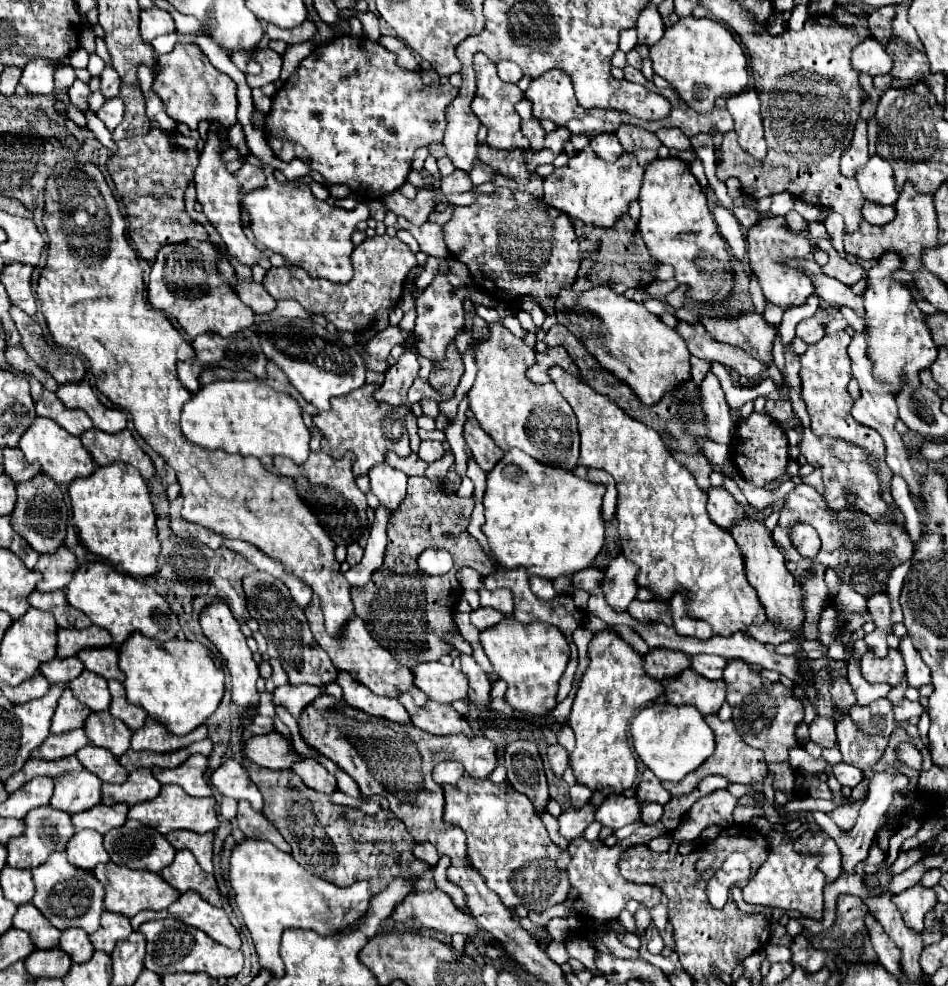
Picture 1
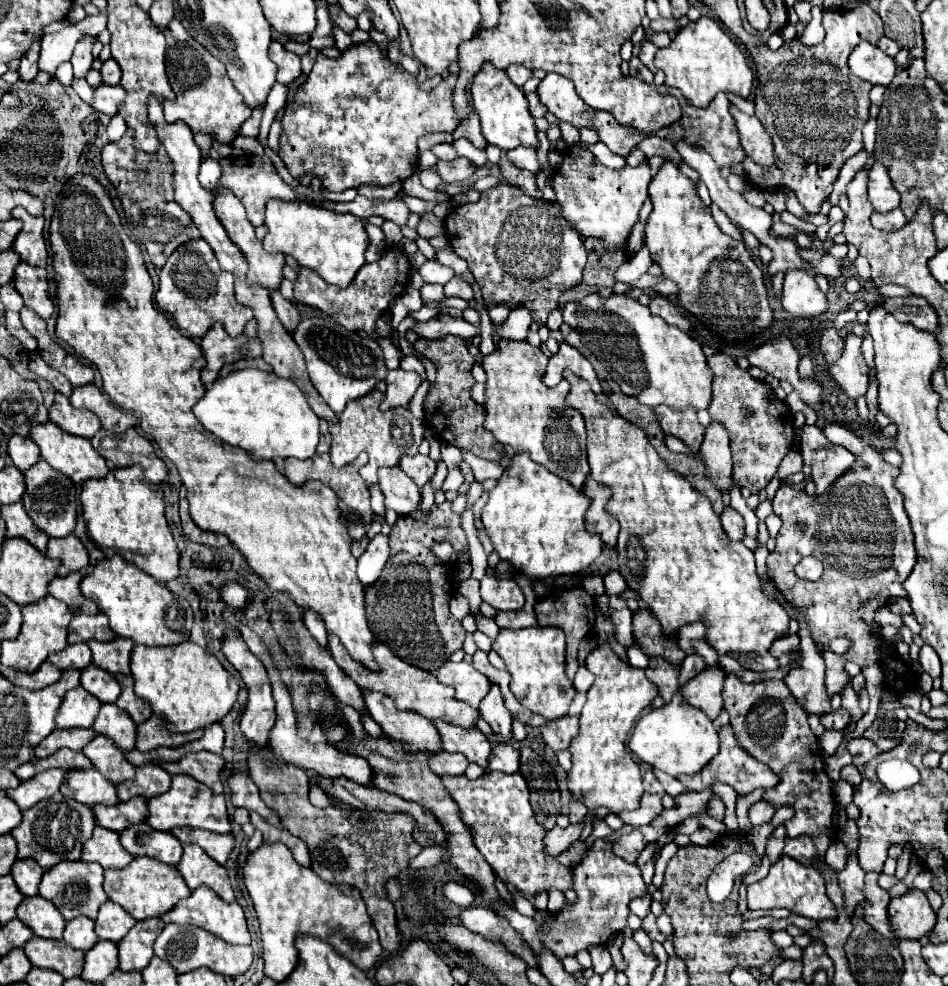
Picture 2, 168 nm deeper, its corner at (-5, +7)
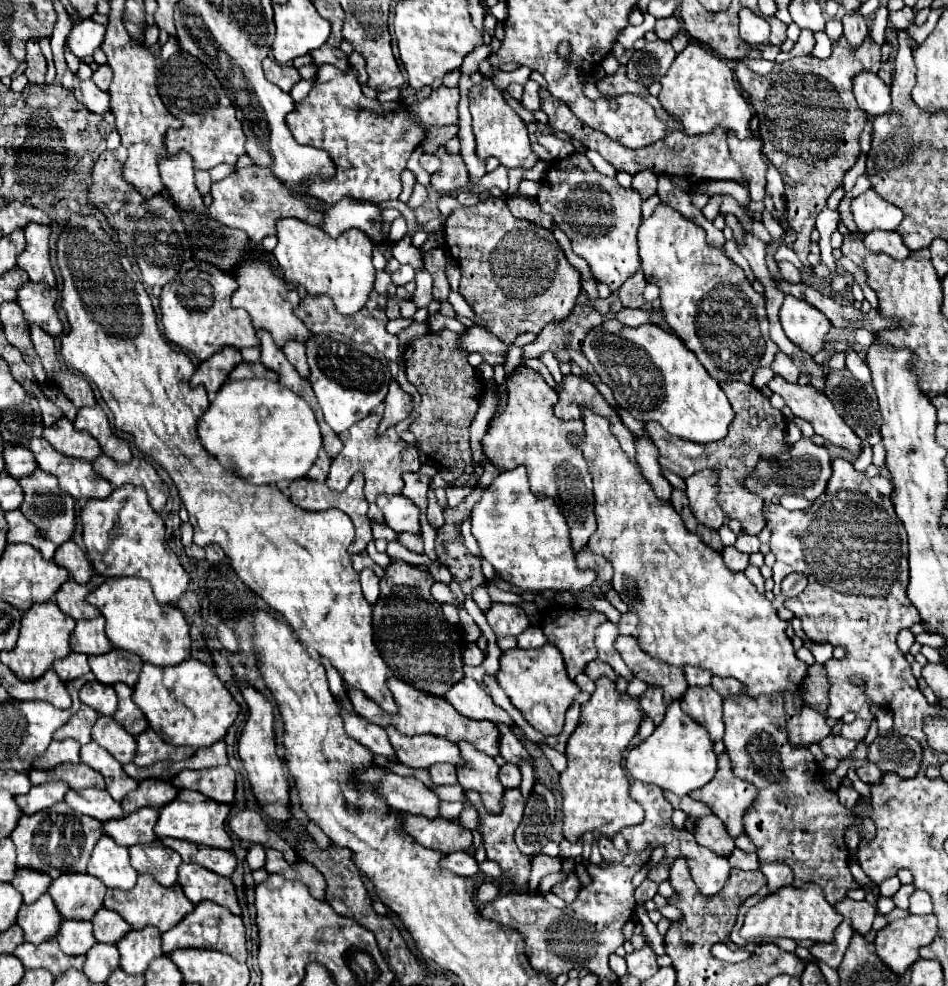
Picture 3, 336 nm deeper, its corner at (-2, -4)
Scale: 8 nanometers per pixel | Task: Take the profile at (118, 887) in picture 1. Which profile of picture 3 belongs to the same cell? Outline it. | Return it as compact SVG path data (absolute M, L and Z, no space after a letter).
M139 875L137 885L131 891L111 891L111 889L107 889L103 905L113 909L113 911L117 911L119 915L123 915L123 919L133 929L141 929L141 927L153 925L161 933L165 933L167 929L175 927L187 913L191 913L195 909L195 905L191 905L189 899L185 897L185 893L183 893L179 883L175 883L171 887L163 887L163 885L155 883L155 879L151 879L151 875Z

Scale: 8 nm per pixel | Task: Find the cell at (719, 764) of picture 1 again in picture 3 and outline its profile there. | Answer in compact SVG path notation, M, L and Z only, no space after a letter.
M727 753L719 757L719 767L711 783L701 787L699 791L691 791L691 797L711 807L711 813L723 821L727 833L733 839L743 833L743 815L747 807L755 801L755 795L757 789L751 783L731 773Z

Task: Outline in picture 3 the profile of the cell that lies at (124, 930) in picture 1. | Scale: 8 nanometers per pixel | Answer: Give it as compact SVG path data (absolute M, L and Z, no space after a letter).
M101 907L95 917L93 917L93 929L95 929L95 939L101 943L117 943L131 931L131 925L115 911Z

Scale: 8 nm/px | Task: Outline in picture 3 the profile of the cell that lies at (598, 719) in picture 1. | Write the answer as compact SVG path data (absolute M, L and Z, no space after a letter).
M607 677L597 679L591 701L581 707L581 723L567 741L569 765L561 773L563 837L567 841L575 843L587 831L599 831L603 837L613 839L623 827L643 823L643 809L629 797L629 779L623 769L625 751L643 717L635 699L619 693Z

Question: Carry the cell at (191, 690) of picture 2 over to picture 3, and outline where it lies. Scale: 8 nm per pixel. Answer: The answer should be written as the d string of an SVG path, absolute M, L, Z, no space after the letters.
M185 659L177 667L155 667L145 663L135 685L133 701L165 743L189 745L195 749L209 747L223 739L239 713L237 701L215 671L197 659Z

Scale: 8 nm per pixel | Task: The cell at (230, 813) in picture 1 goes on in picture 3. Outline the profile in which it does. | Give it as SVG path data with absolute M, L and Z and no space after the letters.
M249 847L249 853L247 853L247 865L257 871L257 869L265 869L265 849L263 847Z

